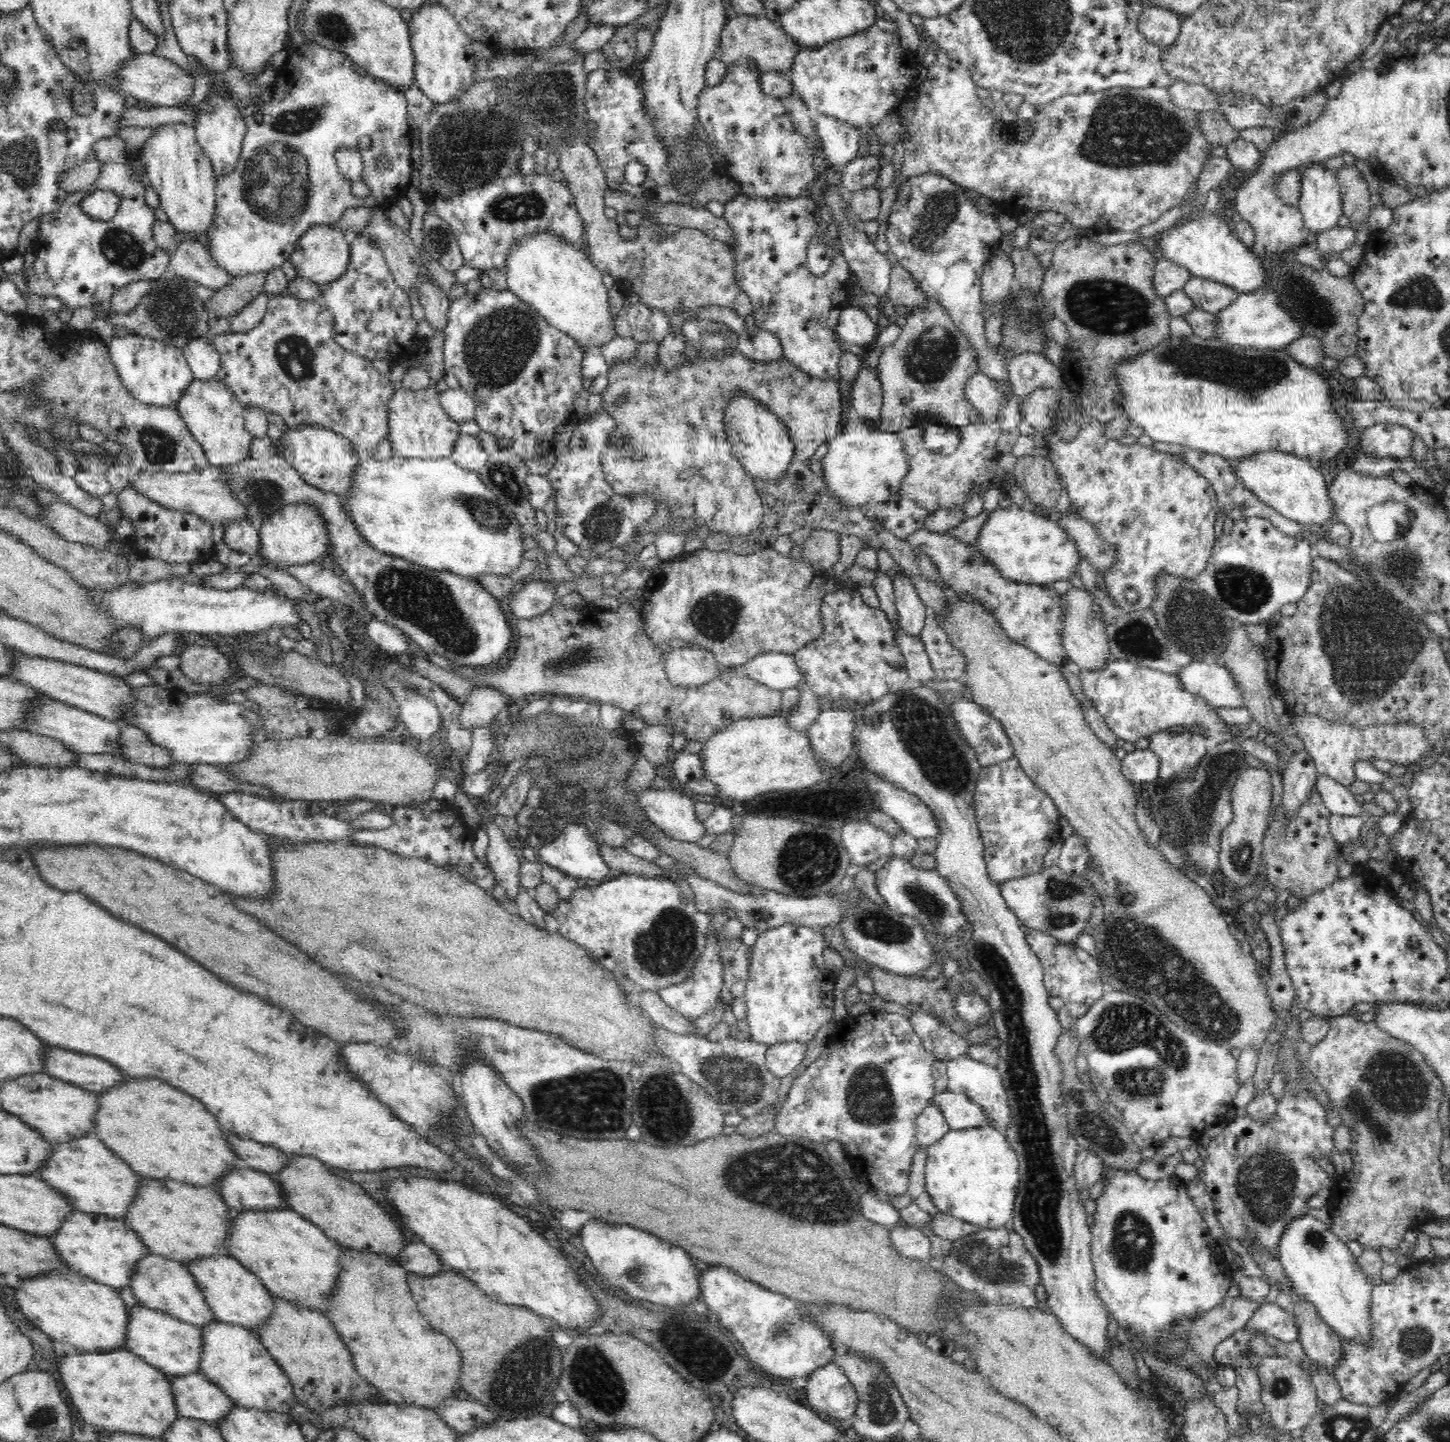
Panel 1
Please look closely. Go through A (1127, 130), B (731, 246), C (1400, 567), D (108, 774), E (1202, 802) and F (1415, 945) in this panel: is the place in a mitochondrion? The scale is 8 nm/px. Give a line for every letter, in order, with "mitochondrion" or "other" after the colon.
A: mitochondrion
B: other
C: mitochondrion
D: other
E: mitochondrion
F: mitochondrion

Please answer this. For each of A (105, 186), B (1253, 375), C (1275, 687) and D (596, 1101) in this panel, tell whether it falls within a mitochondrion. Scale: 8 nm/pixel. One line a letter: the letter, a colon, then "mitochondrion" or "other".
A: other
B: mitochondrion
C: other
D: mitochondrion

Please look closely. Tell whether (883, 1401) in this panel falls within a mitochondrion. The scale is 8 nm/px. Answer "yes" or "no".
yes

